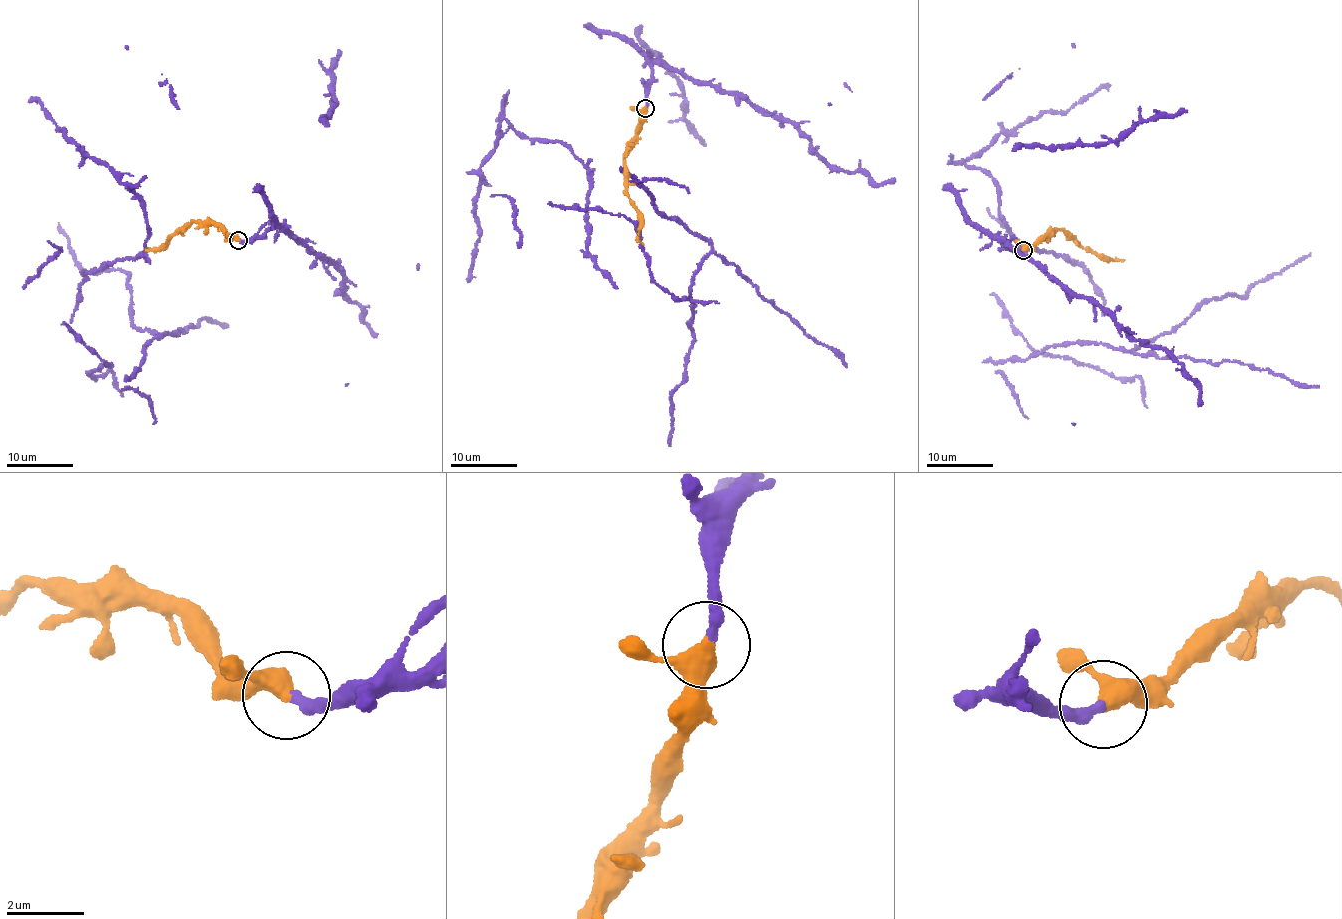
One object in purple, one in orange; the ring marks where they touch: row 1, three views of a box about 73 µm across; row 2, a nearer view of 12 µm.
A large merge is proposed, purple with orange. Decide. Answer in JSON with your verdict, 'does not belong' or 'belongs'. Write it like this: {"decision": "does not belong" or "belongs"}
{"decision": "belongs"}

